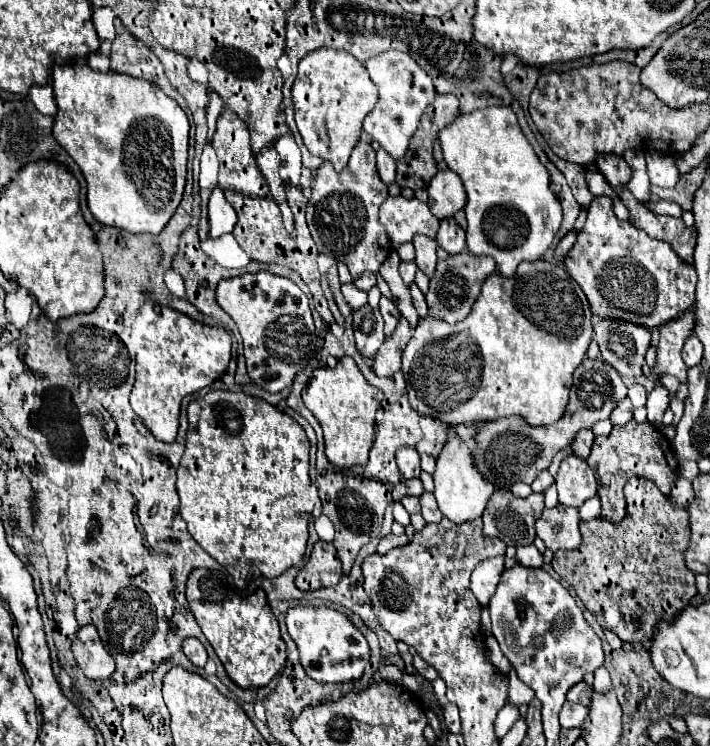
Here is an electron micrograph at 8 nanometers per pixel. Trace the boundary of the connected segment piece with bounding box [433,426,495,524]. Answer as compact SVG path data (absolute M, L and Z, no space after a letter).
M447 426L447 442L441 454L437 456L437 468L433 472L433 478L435 478L433 494L437 498L439 510L455 524L465 524L469 520L481 518L487 500L495 492L495 486L477 470L473 452L467 448L467 444L457 436L457 432L451 426Z

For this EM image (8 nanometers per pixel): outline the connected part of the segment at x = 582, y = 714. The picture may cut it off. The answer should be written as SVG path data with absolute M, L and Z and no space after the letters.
M565 702L561 714L559 714L559 722L561 722L561 728L579 728L583 726L583 722L587 720L589 716L589 708L587 706L577 706L573 702Z

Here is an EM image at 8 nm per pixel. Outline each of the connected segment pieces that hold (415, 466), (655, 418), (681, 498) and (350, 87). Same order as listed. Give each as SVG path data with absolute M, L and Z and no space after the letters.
M401 448L397 452L397 466L403 474L405 480L409 478L419 478L421 466L419 466L419 454L415 448Z
M655 386L647 398L647 419L654 425L661 424L665 410L669 408L669 392L663 386Z
M683 476L677 478L677 482L673 484L673 490L671 490L671 500L675 502L675 506L687 506L687 502L693 500L693 488L687 478L683 478Z
M319 48L309 52L299 62L299 74L291 88L295 124L303 138L303 144L313 156L319 156L341 172L349 156L359 142L361 122L365 114L377 102L377 88L373 86L369 72L349 52L335 48Z

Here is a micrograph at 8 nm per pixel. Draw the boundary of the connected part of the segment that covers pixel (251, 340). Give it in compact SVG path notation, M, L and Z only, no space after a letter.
M269 272L227 278L217 286L217 302L235 320L245 346L247 372L263 390L277 394L291 386L295 374L317 354L315 326L307 296L291 280Z

